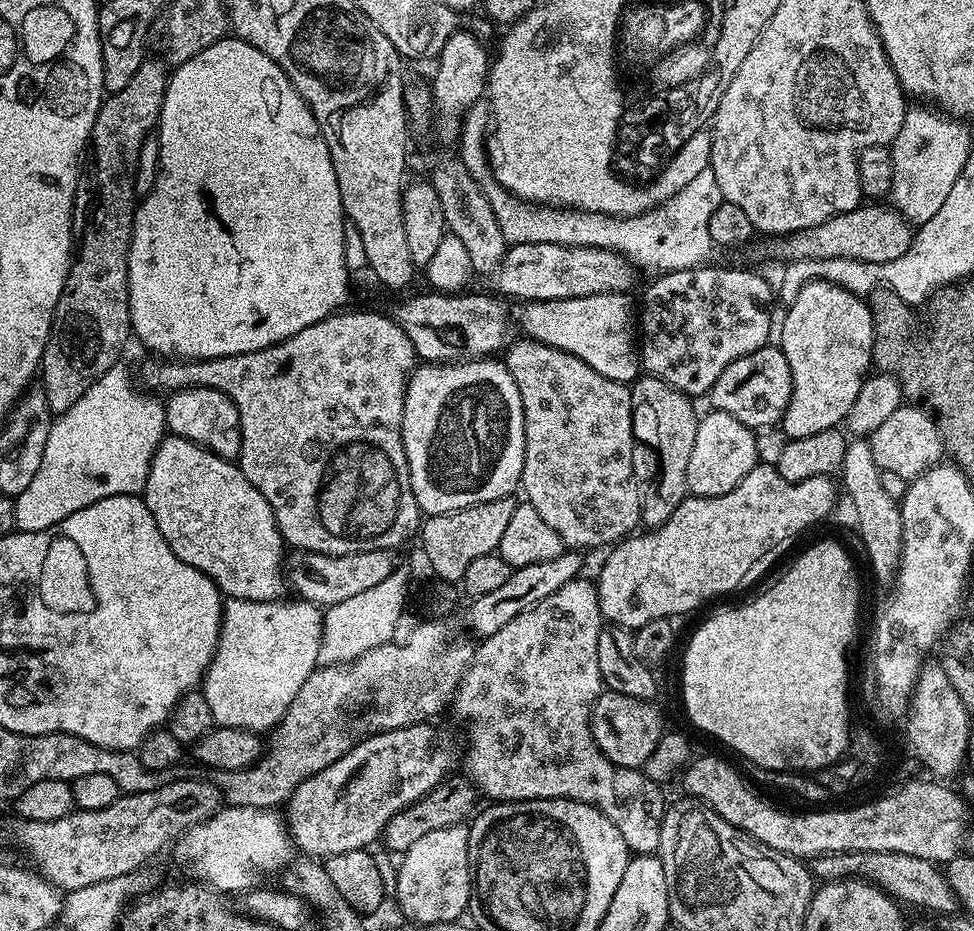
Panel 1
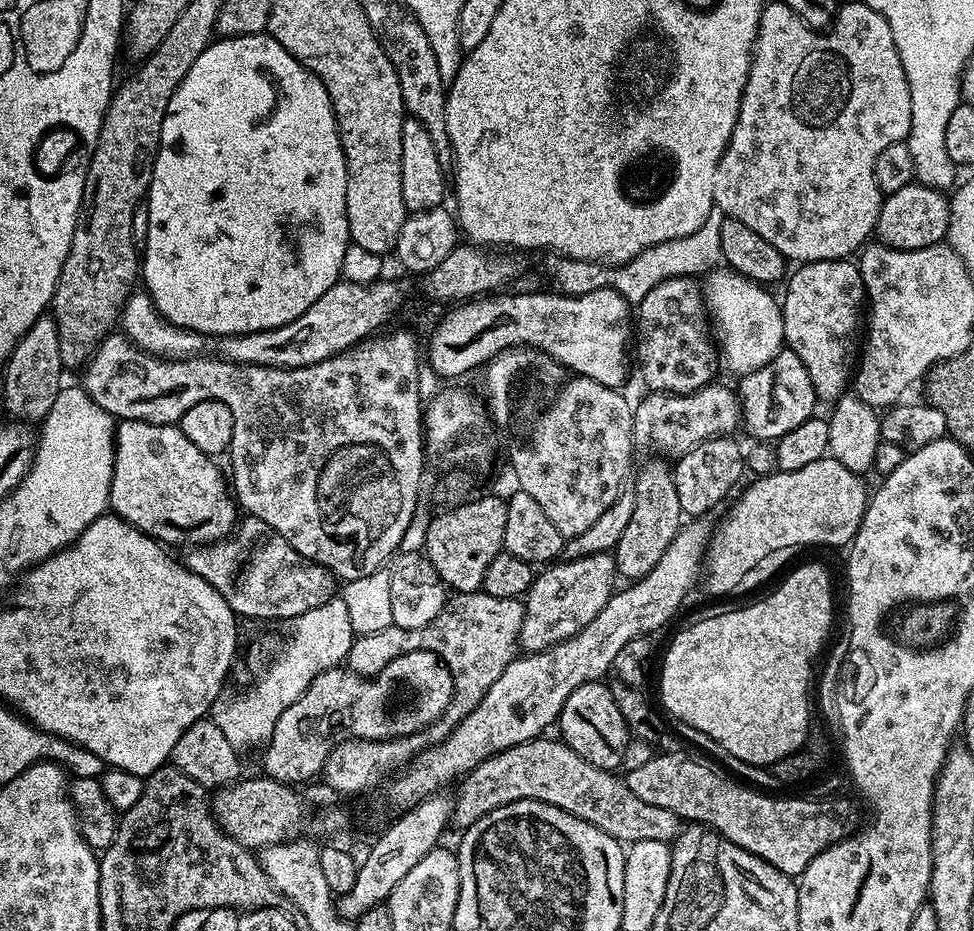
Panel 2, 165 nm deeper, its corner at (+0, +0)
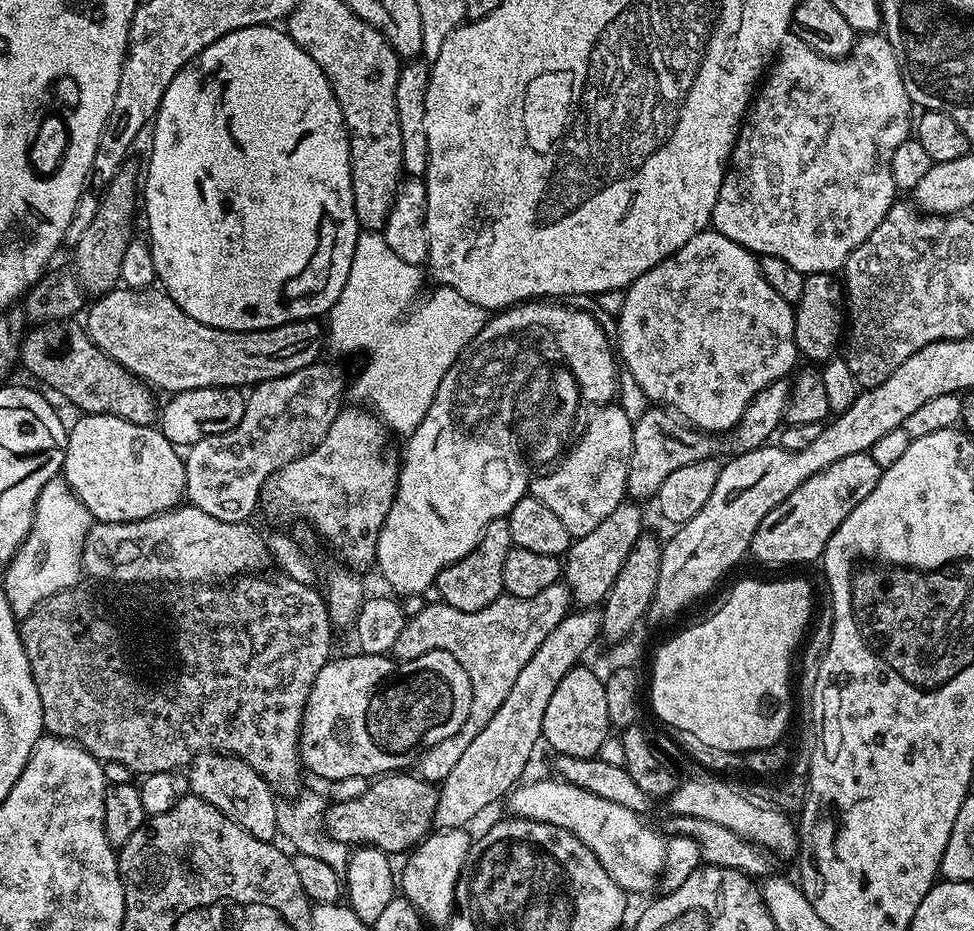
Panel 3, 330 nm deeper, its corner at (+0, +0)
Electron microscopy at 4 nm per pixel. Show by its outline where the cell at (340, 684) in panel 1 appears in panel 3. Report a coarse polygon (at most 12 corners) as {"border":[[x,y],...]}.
{"border":[[568,585],[473,612],[435,603],[390,652],[454,654],[470,678],[462,730],[418,757],[439,785],[561,624]]}

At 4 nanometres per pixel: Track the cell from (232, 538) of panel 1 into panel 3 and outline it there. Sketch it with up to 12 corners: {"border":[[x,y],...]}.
{"border":[[84,414],[62,478],[101,524],[185,499],[159,427]]}

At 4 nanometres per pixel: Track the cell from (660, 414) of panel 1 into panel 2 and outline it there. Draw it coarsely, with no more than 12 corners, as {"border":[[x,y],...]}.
{"border":[[672,468],[640,473],[616,571],[641,580],[682,527]]}

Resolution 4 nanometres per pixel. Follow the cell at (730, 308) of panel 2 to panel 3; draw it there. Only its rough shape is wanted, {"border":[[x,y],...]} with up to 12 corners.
{"border":[[694,234],[624,292],[653,405],[727,434],[797,367],[753,253]]}

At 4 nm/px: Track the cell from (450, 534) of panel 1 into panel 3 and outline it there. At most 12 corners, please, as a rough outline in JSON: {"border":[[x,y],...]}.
{"border":[[507,519],[446,566],[434,585],[454,610],[482,610],[504,592],[514,547]]}

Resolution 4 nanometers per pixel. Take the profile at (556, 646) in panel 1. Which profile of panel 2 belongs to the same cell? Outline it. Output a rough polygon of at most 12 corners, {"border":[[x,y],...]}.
{"border":[[609,553],[564,560],[533,579],[519,647],[578,634],[617,587]]}

